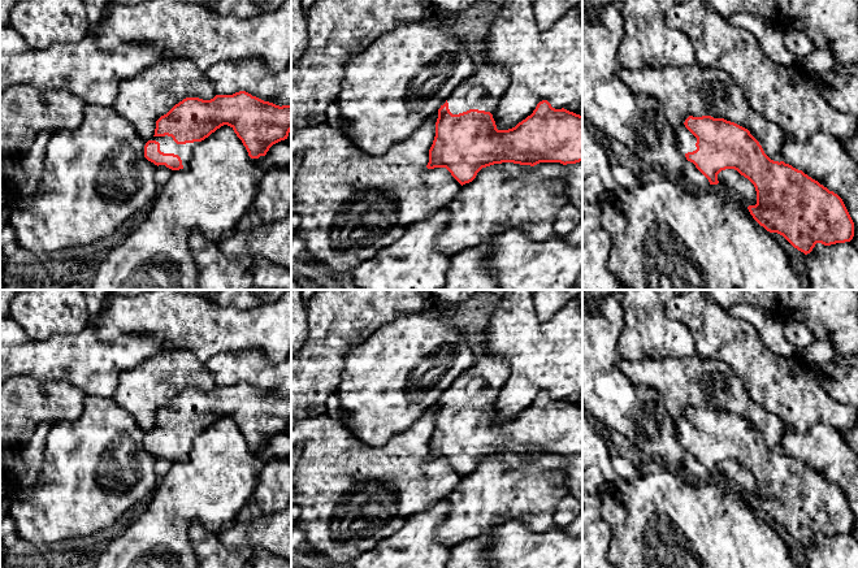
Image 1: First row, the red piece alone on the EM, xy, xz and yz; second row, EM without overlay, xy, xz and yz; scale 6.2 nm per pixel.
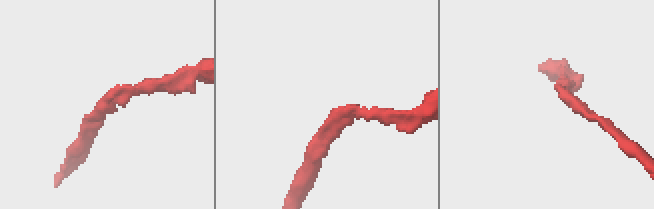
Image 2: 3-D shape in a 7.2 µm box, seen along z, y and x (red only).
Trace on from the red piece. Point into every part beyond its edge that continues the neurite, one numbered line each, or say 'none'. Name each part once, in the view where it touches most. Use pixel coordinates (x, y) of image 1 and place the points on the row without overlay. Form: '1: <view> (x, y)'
1: xz (482, 381)

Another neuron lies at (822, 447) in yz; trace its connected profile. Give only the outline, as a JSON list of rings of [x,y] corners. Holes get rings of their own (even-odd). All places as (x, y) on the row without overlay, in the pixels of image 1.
[[[823,422],[806,432],[785,424],[781,447],[785,455],[802,461],[842,490],[854,513],[850,534],[858,541],[858,455],[844,441],[841,432]]]

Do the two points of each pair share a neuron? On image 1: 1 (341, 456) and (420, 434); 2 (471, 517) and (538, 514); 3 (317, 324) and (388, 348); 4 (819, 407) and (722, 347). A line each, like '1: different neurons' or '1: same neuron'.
1: same neuron
2: same neuron
3: different neurons
4: same neuron

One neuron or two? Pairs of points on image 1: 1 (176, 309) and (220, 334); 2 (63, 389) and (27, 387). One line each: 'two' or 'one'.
1: one
2: one

